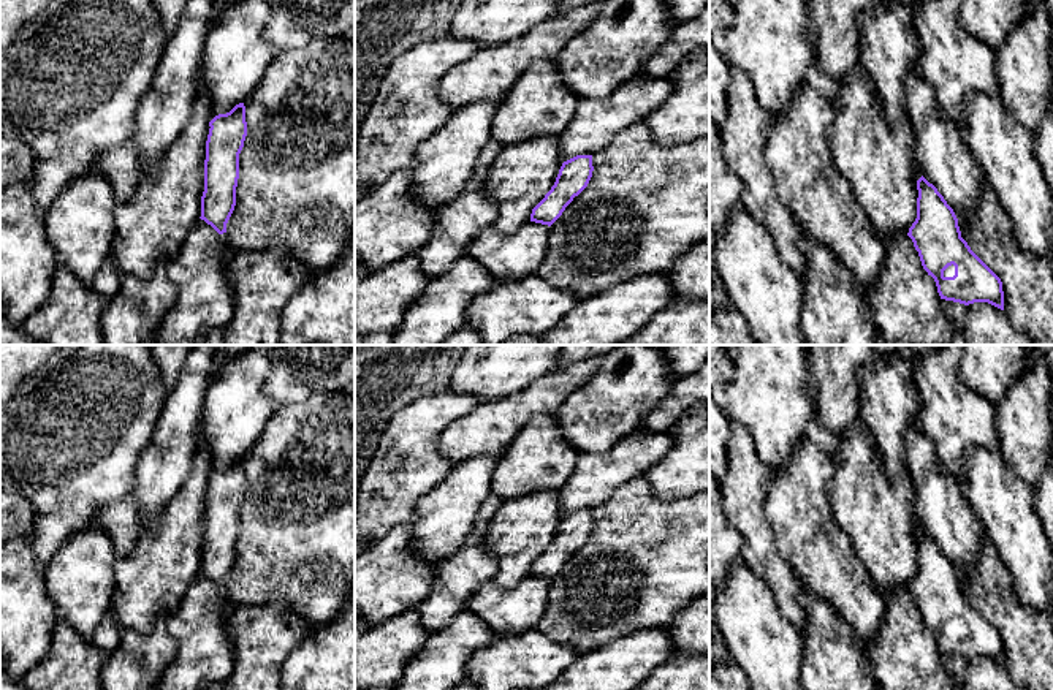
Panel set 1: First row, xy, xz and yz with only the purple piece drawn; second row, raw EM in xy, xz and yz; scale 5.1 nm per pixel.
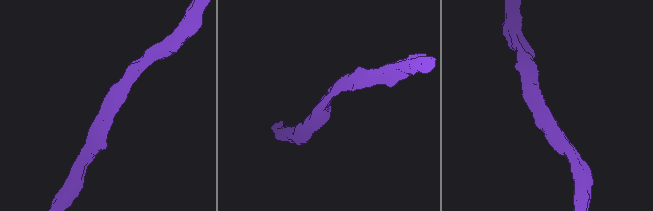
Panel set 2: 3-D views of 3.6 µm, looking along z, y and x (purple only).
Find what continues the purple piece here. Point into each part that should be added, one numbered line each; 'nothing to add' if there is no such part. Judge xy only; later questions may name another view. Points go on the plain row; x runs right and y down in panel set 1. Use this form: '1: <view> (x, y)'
nothing to add

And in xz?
nothing to add

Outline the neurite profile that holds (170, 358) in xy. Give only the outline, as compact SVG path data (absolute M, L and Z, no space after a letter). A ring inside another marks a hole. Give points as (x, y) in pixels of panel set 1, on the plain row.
M150 345L154 359L169 391L174 388L181 369L193 347L195 345Z

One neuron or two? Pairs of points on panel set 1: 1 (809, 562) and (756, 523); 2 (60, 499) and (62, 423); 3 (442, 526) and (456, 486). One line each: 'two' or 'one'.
1: two
2: one
3: one

